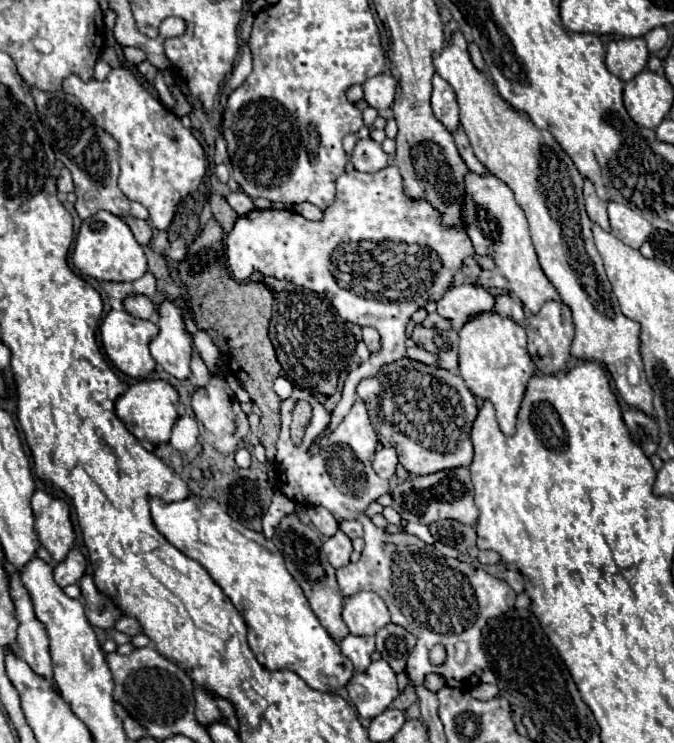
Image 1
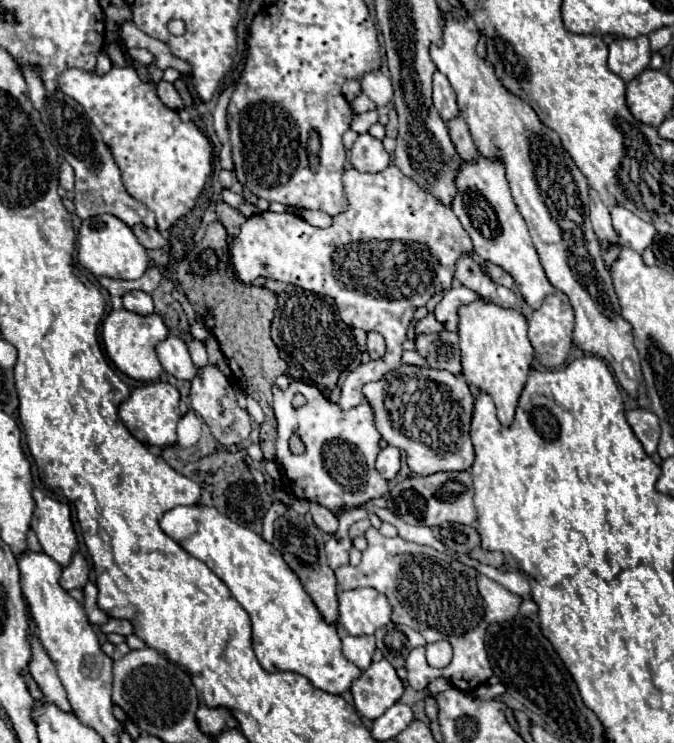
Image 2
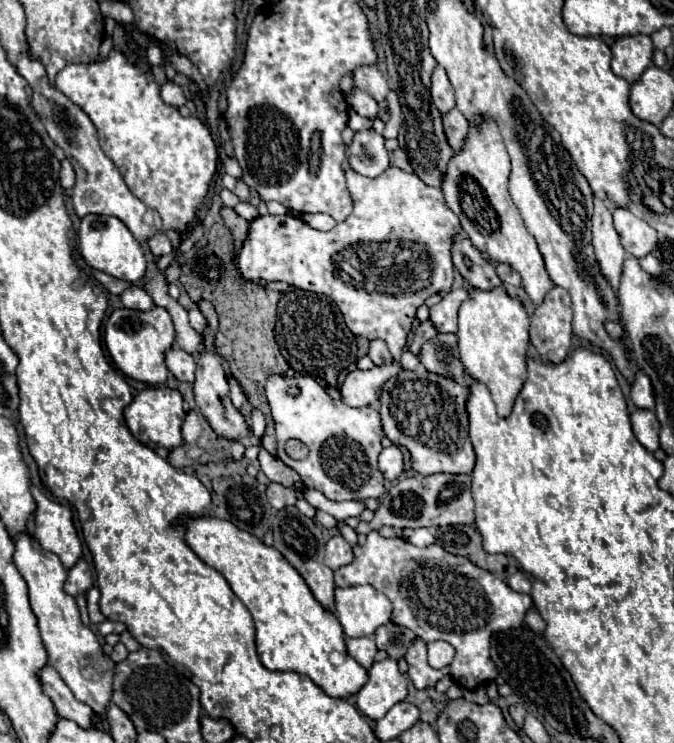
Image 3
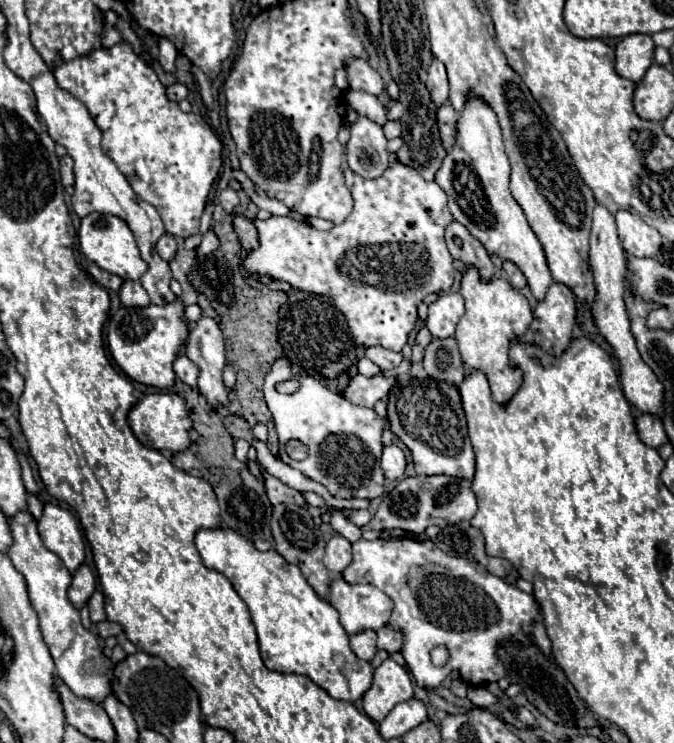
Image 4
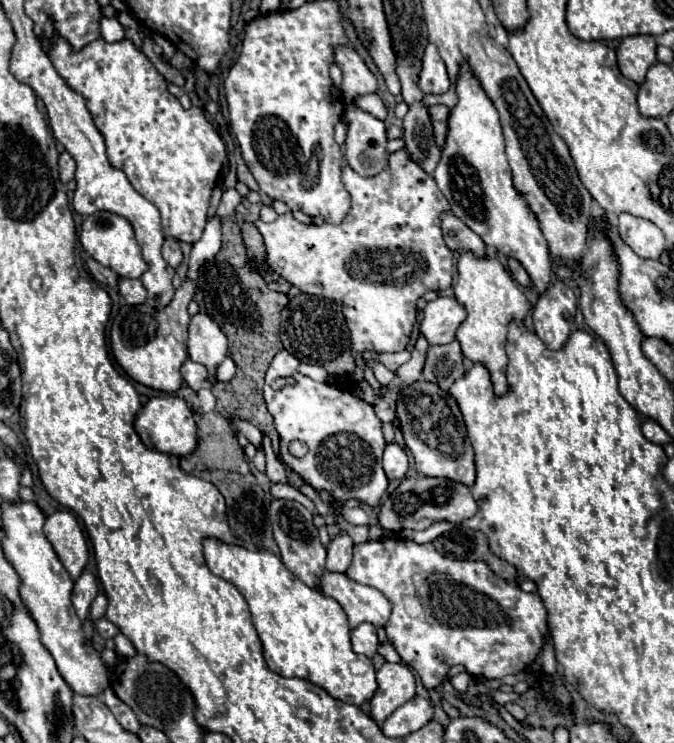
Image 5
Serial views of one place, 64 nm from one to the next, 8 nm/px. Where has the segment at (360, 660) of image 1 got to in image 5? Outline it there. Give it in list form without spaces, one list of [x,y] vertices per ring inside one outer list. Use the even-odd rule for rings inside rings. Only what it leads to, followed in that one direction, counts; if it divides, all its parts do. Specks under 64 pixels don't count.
[[[368,622],[360,624],[356,630],[352,630],[350,634],[352,640],[352,650],[356,654],[364,654],[368,658],[372,658],[378,650],[378,636],[376,636],[376,628]]]

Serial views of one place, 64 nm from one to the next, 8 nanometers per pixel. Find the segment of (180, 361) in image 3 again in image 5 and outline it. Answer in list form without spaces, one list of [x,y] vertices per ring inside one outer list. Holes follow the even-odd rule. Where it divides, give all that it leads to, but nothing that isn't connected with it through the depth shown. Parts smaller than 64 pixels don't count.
[[[186,360],[182,366],[180,366],[180,374],[184,378],[184,382],[192,388],[192,390],[200,390],[200,388],[208,388],[208,382],[204,380],[204,368],[200,368],[200,364],[192,362],[192,360]]]

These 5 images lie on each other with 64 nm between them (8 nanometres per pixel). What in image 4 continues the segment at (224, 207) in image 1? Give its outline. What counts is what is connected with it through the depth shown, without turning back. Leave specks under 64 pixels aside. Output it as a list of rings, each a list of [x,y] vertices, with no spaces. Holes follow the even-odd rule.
[[[232,214],[232,224],[234,224],[234,230],[238,234],[238,242],[242,246],[242,252],[248,252],[248,250],[256,248],[256,244],[258,244],[258,232],[254,228],[254,222],[248,220],[248,218]]]

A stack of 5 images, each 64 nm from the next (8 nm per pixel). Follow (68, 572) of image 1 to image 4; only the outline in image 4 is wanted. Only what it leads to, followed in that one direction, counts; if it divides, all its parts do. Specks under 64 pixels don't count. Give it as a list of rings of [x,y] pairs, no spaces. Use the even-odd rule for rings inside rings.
[[[82,564],[74,574],[72,574],[72,584],[68,588],[68,598],[72,600],[72,604],[76,608],[80,608],[82,604],[86,604],[88,596],[94,592],[96,580],[94,574],[90,572],[90,568],[86,564]]]

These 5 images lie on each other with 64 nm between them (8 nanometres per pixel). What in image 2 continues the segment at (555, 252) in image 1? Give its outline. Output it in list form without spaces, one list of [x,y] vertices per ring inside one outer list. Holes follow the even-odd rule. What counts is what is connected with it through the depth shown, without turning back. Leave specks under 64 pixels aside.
[[[448,18],[444,26],[444,44],[440,48],[432,44],[430,56],[436,68],[450,80],[458,96],[460,116],[464,118],[480,156],[502,160],[506,166],[512,198],[528,224],[544,272],[550,284],[564,292],[574,308],[574,346],[606,360],[618,384],[636,400],[638,384],[643,381],[640,356],[634,346],[632,324],[620,314],[612,278],[608,276],[600,254],[600,242],[590,224],[588,182],[562,148],[556,132],[540,124],[536,112],[532,112],[528,104],[508,94],[492,72],[492,66],[478,58],[474,50],[476,44],[478,32],[470,32],[460,20]]]

